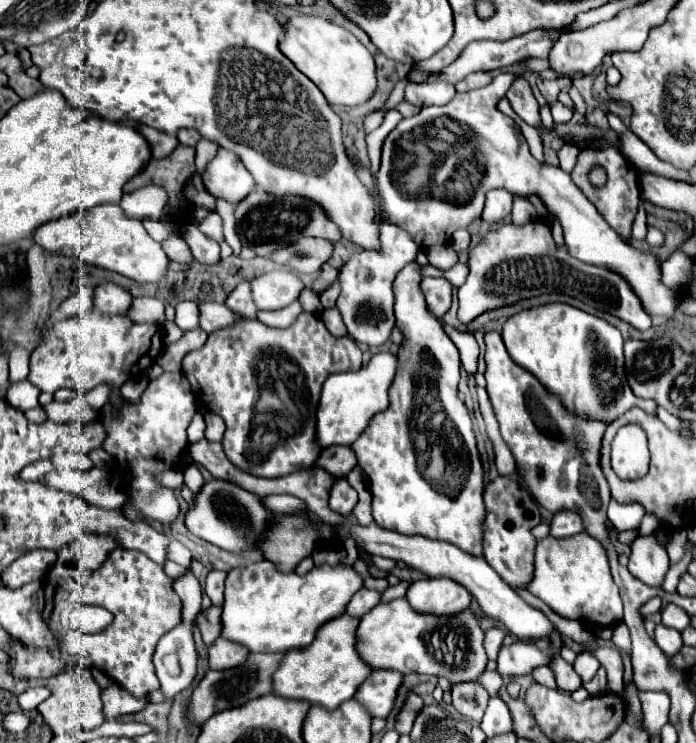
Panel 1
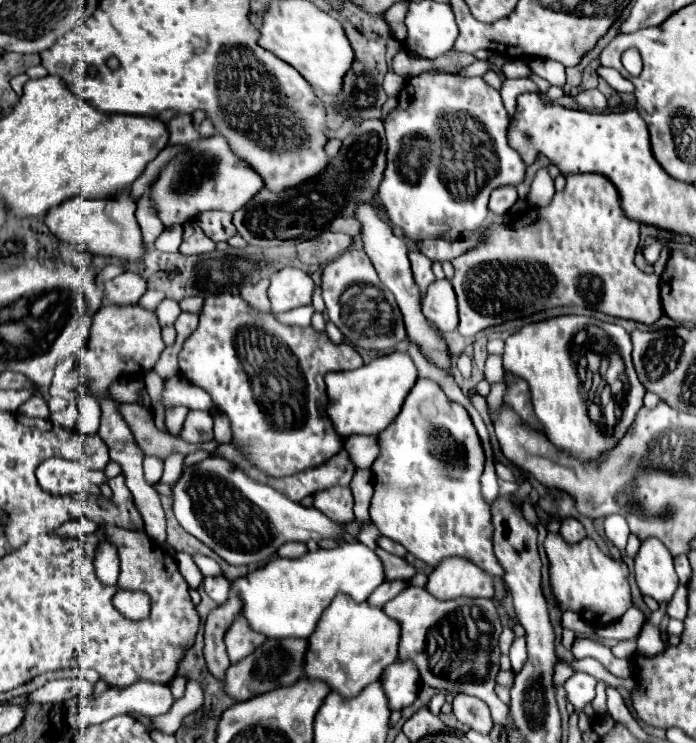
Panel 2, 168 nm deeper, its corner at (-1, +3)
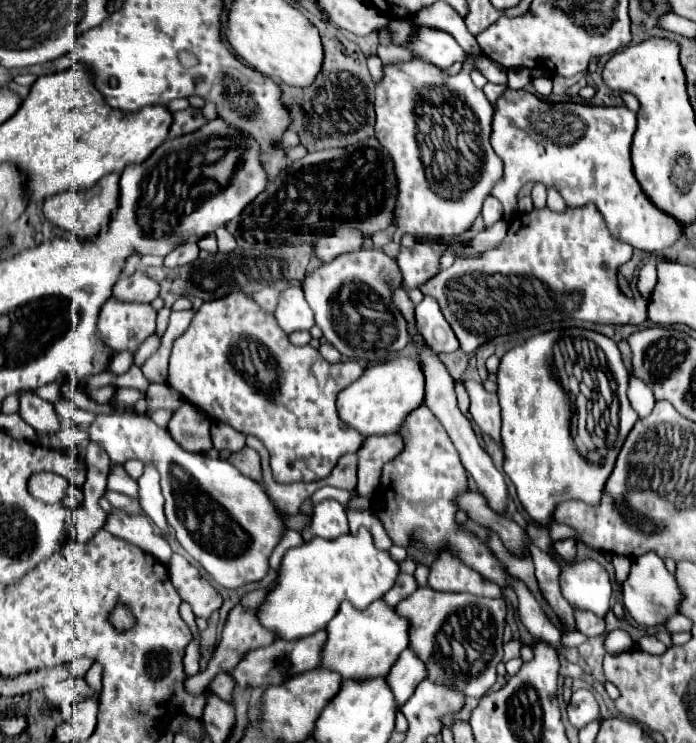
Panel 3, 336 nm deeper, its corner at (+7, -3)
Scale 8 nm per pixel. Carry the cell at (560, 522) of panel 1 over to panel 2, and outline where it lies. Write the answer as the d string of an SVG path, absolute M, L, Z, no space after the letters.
M564 518L564 520L562 520L560 534L562 534L562 538L564 538L568 544L576 544L576 542L580 542L582 538L586 538L586 530L584 530L584 526L582 526L576 518Z

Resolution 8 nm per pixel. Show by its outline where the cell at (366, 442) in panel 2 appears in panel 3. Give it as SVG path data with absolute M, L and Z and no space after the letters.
M398 434L370 436L364 440L364 446L356 450L356 456L358 456L356 492L360 496L368 496L368 498L374 496L380 482L382 466L390 462L396 454L400 454L400 450L402 450L402 438Z

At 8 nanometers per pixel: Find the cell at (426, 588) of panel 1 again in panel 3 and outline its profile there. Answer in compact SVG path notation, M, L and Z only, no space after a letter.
M442 552L430 566L428 586L440 592L468 592L472 596L486 596L486 598L500 598L502 590L482 578L476 570L468 568L464 562L454 558L452 554Z

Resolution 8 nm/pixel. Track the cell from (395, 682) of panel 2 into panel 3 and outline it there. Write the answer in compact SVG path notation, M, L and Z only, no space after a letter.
M404 650L400 658L394 662L392 670L386 674L386 678L396 698L396 704L402 706L414 694L420 680L426 678L426 670L424 670L424 664L410 650Z

